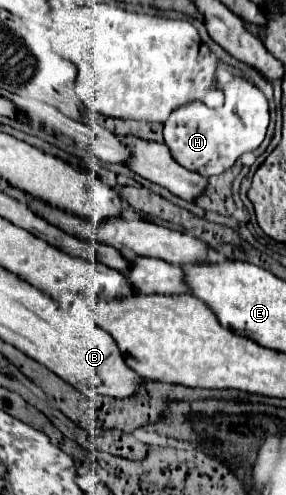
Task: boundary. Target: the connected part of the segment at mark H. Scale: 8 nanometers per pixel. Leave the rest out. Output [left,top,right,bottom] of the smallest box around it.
[164,77,268,177]

